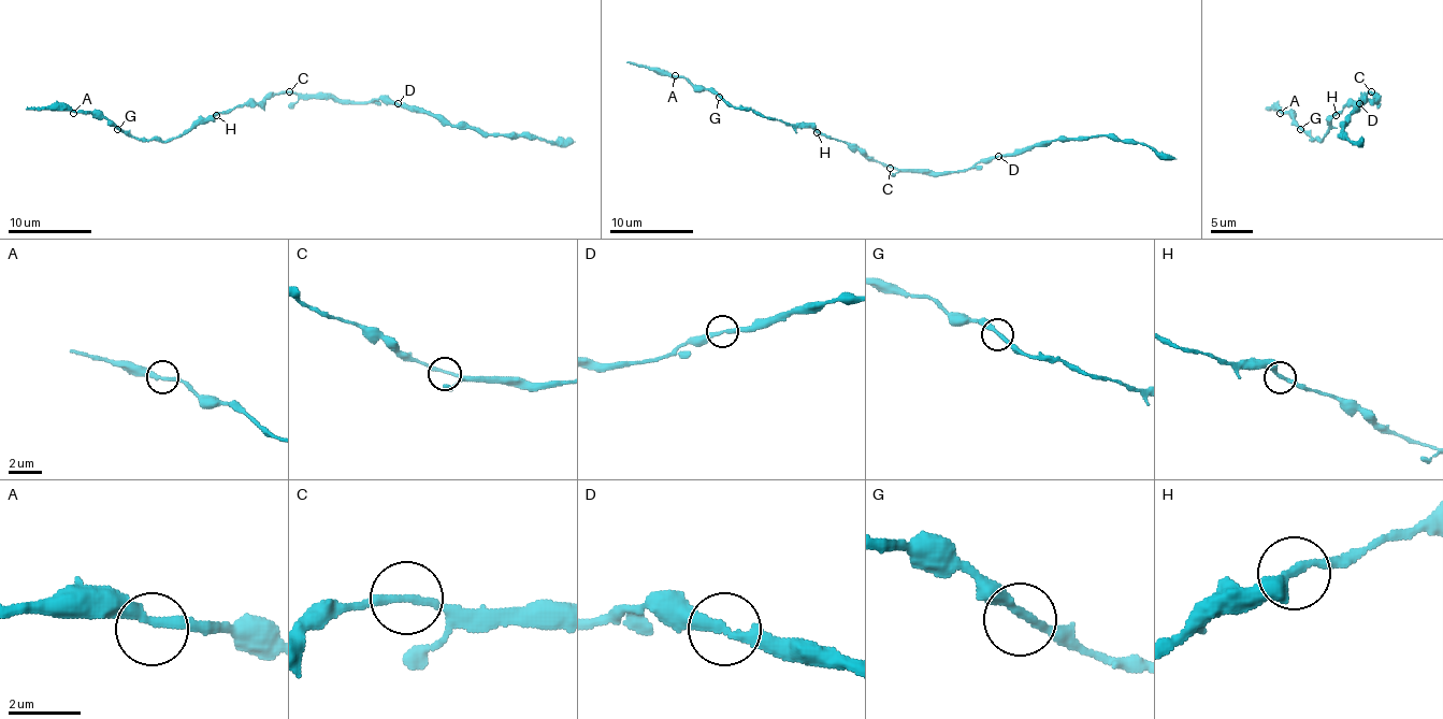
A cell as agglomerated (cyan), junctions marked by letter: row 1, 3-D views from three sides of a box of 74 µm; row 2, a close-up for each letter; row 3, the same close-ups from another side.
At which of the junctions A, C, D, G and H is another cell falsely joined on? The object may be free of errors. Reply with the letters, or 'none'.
none

